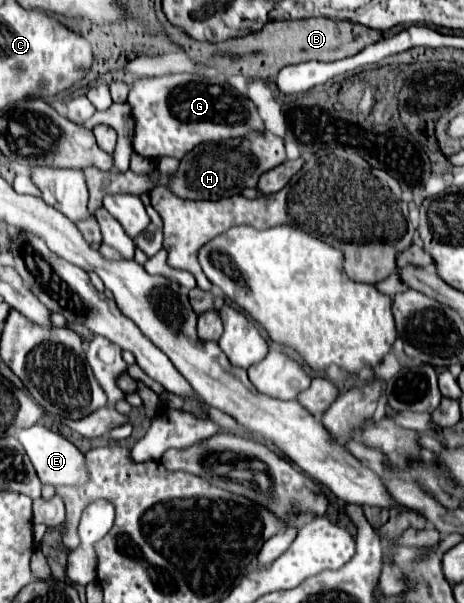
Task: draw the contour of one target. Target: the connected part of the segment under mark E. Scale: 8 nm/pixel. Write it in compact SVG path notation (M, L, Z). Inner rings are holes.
M32 426L26 428L18 434L20 444L24 446L28 458L32 460L38 478L42 480L42 484L52 484L52 486L76 486L76 484L84 484L86 482L86 464L84 464L84 454L72 444L68 442L64 436L52 432L46 426Z

